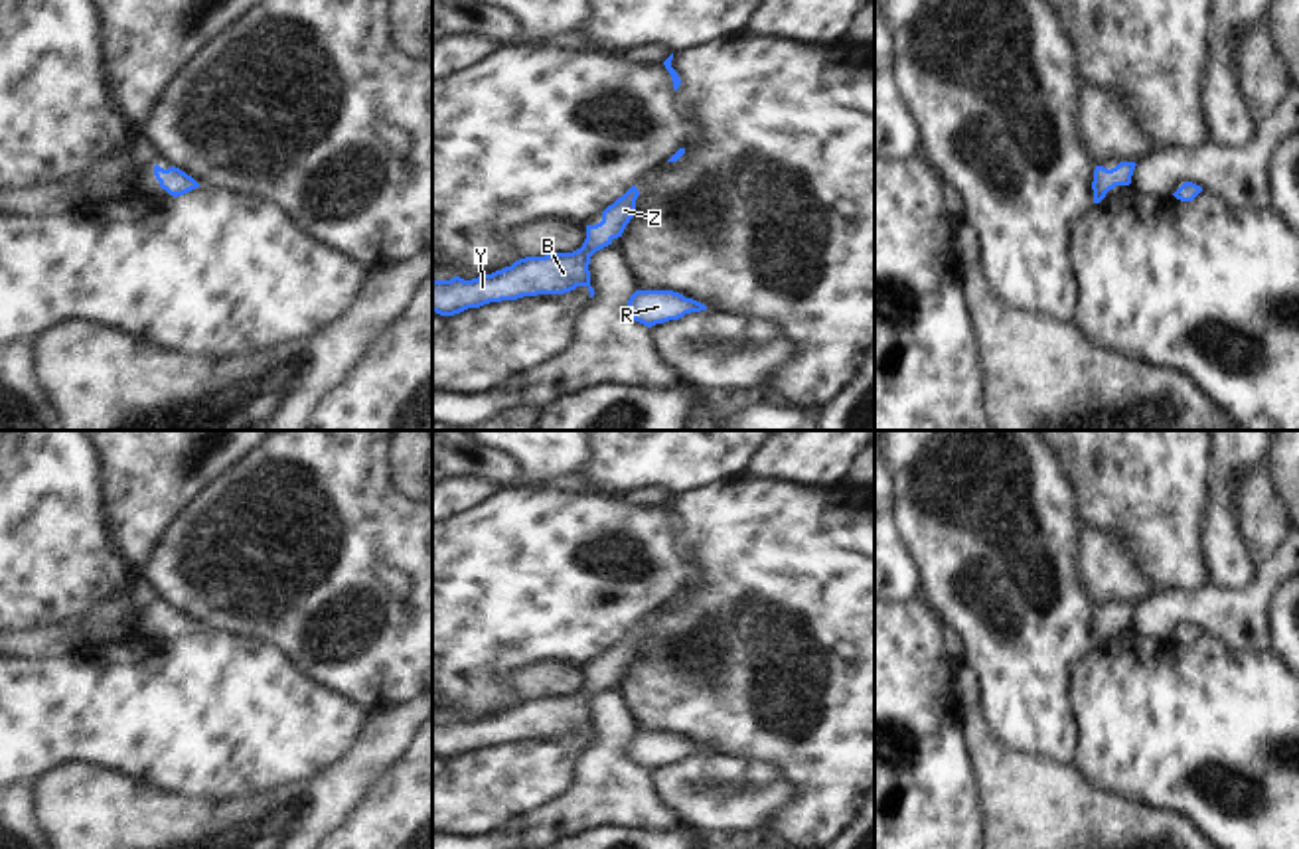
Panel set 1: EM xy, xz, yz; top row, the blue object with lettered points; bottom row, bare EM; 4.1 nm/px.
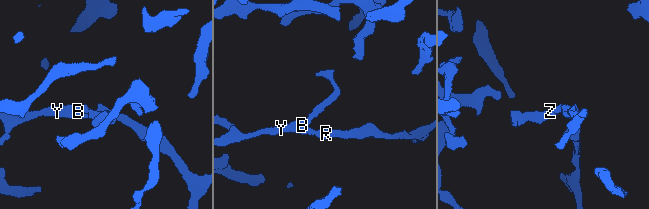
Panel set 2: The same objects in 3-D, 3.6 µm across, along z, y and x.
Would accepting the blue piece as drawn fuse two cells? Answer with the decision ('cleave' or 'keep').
keep

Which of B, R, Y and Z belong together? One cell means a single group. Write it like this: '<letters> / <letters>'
B R Y Z

